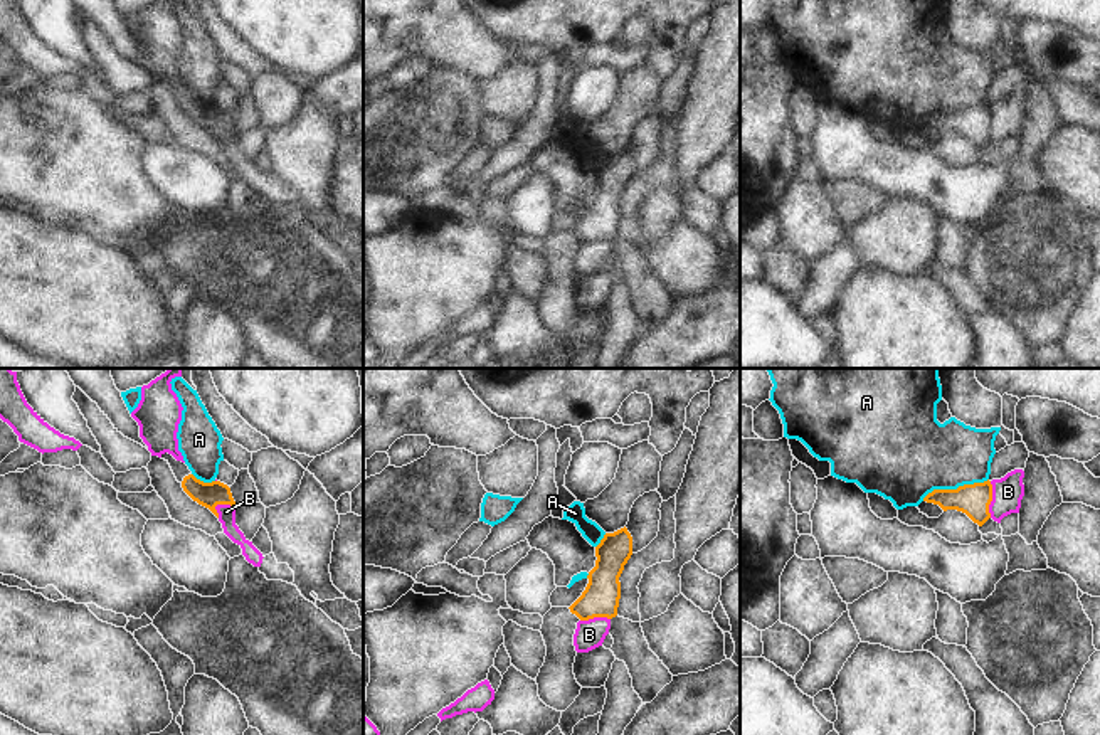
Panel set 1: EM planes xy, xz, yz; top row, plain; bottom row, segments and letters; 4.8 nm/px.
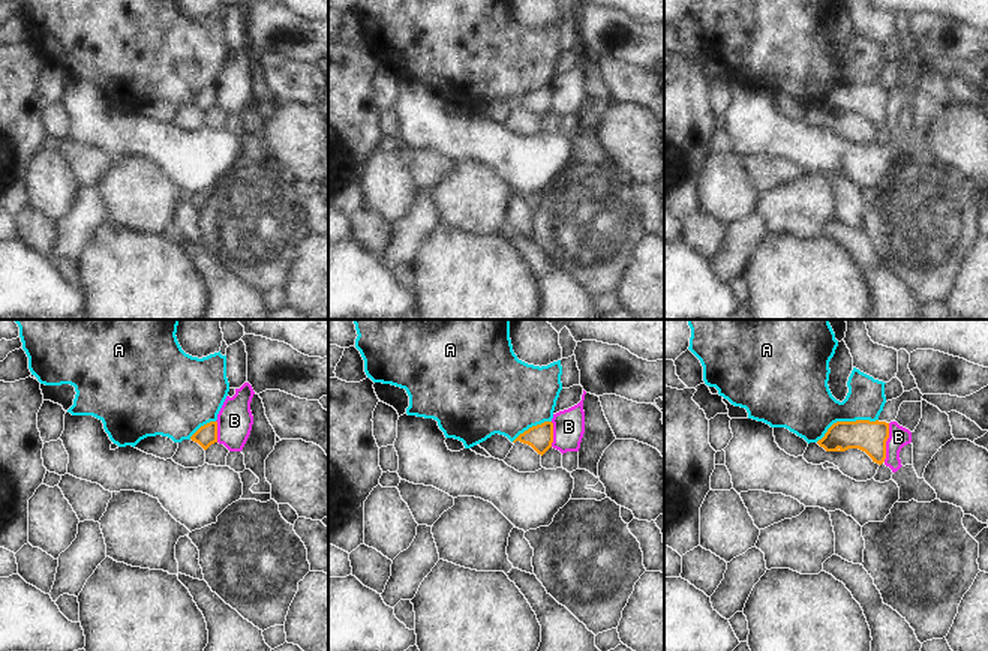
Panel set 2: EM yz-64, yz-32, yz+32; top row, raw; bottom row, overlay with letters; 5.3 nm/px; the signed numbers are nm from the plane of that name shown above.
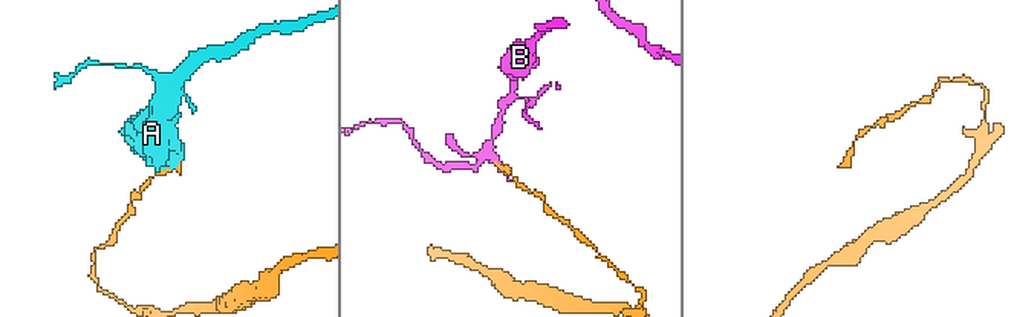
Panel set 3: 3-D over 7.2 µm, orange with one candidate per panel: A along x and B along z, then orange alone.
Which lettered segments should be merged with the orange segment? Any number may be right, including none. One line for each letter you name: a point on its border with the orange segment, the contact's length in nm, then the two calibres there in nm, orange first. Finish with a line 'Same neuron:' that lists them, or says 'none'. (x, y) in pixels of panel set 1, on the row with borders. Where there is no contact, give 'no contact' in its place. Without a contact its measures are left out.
Same neuron: none

